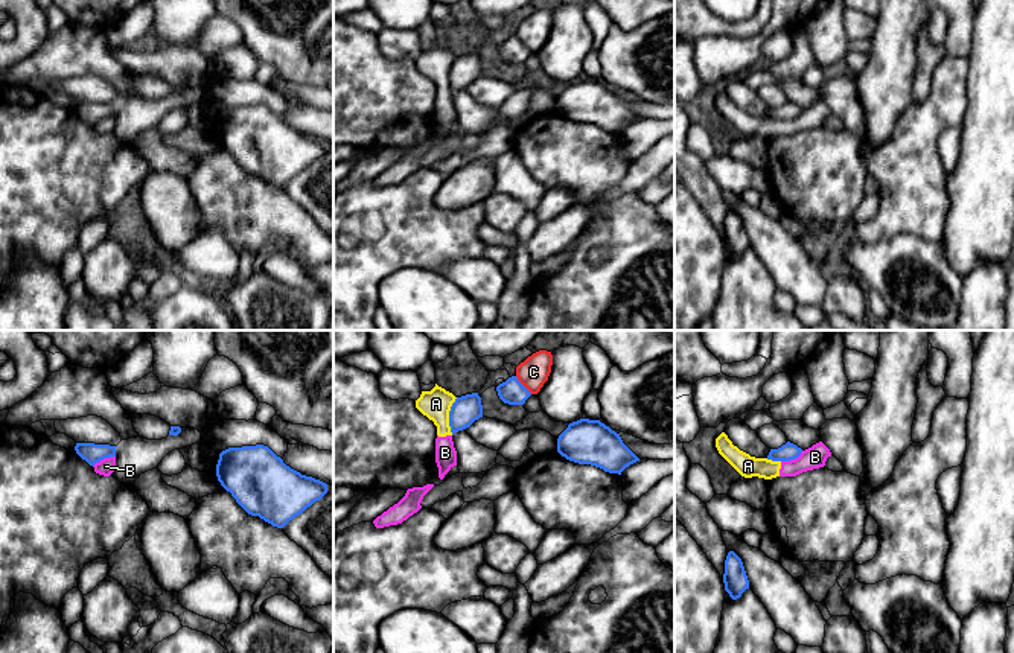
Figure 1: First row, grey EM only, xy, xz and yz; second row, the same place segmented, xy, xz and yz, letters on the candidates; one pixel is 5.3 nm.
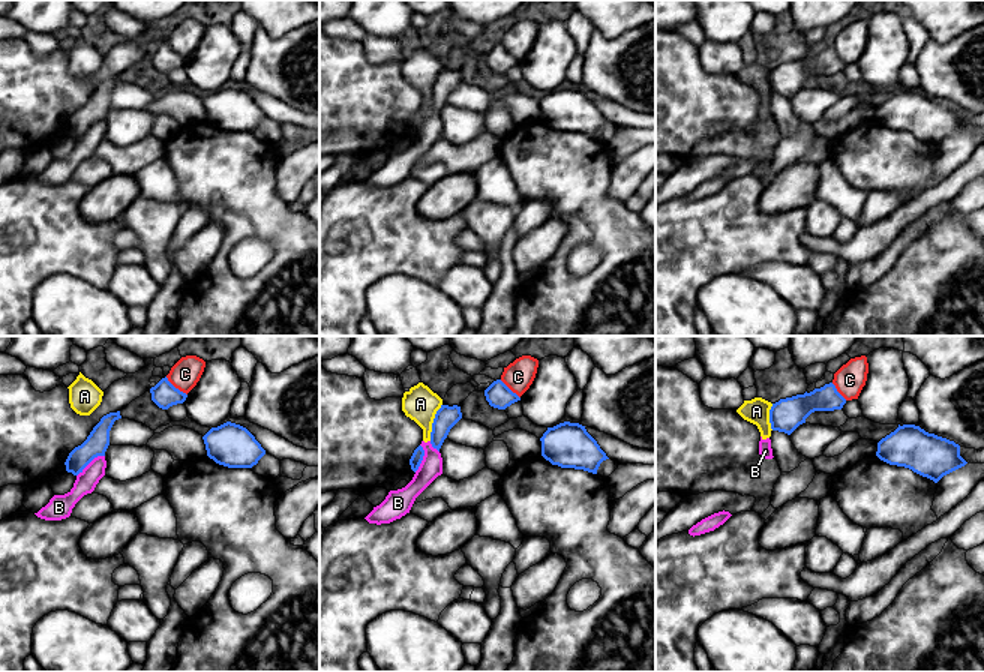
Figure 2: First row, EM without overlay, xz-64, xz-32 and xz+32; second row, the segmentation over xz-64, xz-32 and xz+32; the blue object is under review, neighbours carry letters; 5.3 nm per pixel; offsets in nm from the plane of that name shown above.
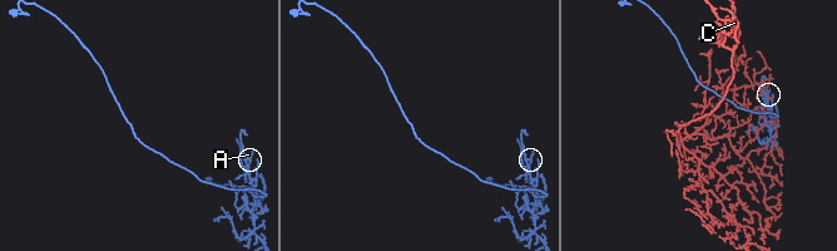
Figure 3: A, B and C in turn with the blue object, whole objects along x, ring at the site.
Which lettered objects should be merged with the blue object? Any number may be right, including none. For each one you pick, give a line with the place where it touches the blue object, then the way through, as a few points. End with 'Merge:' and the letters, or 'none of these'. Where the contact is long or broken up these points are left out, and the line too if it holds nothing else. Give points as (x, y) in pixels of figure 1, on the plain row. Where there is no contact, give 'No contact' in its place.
Merge: none of these

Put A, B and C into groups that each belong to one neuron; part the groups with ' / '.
A B / C

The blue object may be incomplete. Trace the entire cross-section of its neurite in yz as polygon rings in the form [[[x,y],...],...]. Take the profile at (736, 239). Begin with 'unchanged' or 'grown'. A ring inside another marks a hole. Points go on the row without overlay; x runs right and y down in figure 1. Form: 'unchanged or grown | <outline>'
unchanged | [[[729,210],[726,215],[723,242],[725,250],[732,259],[740,257],[741,253],[749,248],[749,239],[743,221],[734,210]]]

